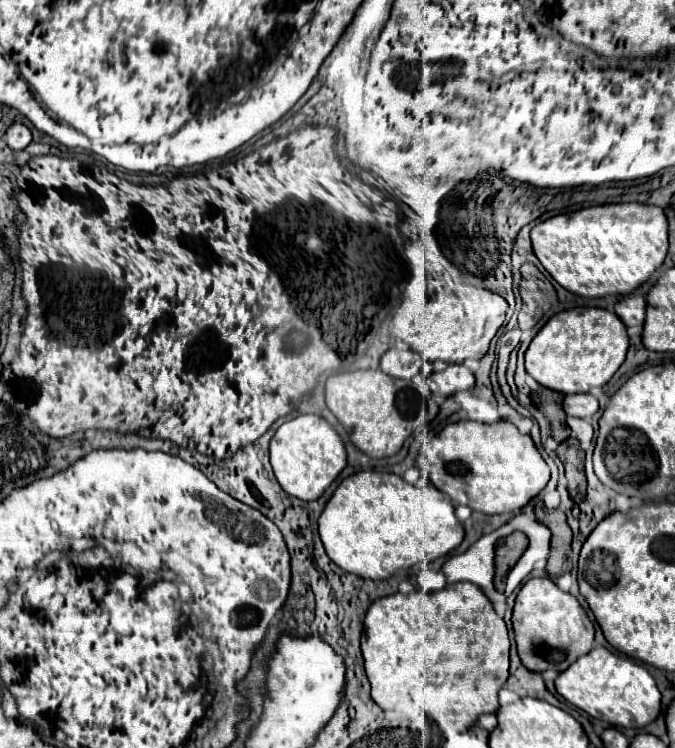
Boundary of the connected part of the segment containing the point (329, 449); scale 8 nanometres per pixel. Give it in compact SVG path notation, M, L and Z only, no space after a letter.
M302 414L284 422L270 442L270 462L280 486L300 500L316 500L346 468L348 456L342 438L320 416Z

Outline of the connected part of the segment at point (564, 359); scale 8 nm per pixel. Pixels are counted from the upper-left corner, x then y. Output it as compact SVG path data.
M576 307L556 314L536 334L526 350L526 372L542 386L563 395L590 393L600 397L603 387L620 368L628 352L624 322L612 312L598 307Z

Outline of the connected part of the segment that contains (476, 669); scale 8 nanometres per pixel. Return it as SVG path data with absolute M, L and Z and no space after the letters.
M456 582L452 586L446 586L440 592L414 590L412 594L400 594L398 592L398 594L392 594L392 596L384 596L384 598L372 602L372 606L368 608L366 620L364 620L362 654L364 654L364 668L366 668L366 674L368 674L370 684L372 684L374 702L382 710L404 712L404 714L408 714L408 718L410 716L414 716L414 718L422 716L422 718L428 718L428 720L436 722L438 726L448 726L448 728L454 728L454 730L466 730L478 720L478 716L498 710L498 690L508 680L508 650L510 650L510 638L508 638L506 622L494 612L486 594L476 584L470 584L470 582Z

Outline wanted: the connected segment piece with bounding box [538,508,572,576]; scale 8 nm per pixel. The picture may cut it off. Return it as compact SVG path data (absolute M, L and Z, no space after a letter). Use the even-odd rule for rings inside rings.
M540 510L538 518L542 524L546 524L552 532L552 544L550 544L550 558L548 558L548 574L560 576L564 570L564 562L570 556L570 542L572 542L572 530L566 522L566 514L562 510Z

